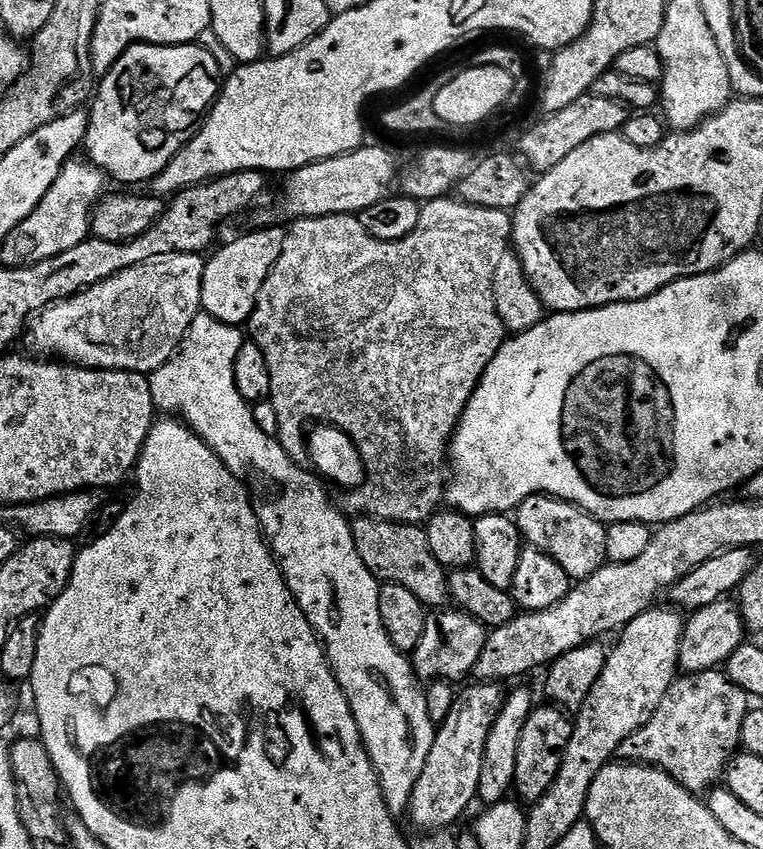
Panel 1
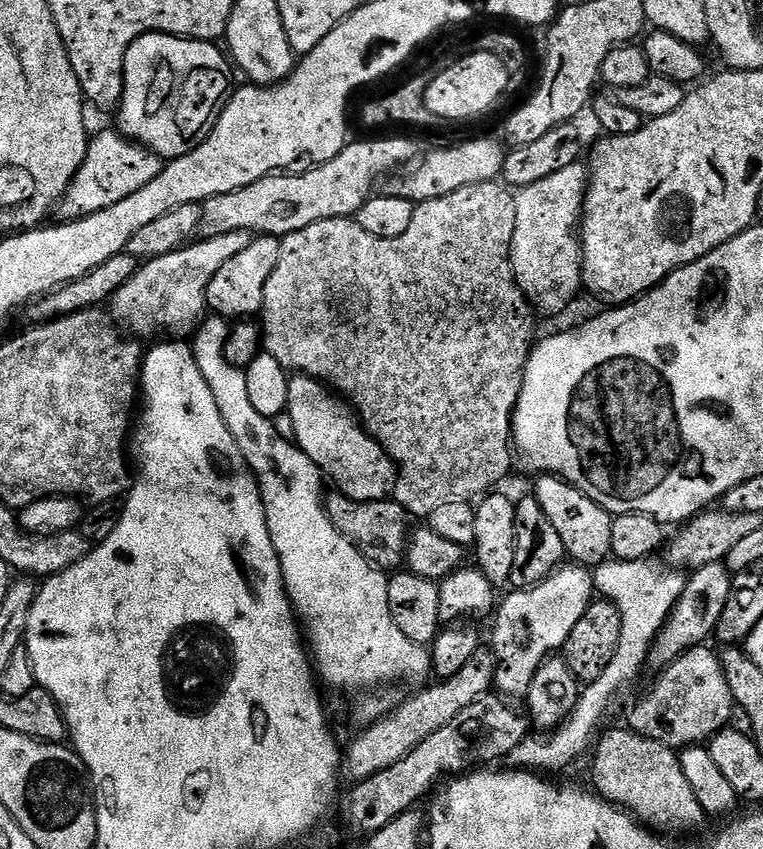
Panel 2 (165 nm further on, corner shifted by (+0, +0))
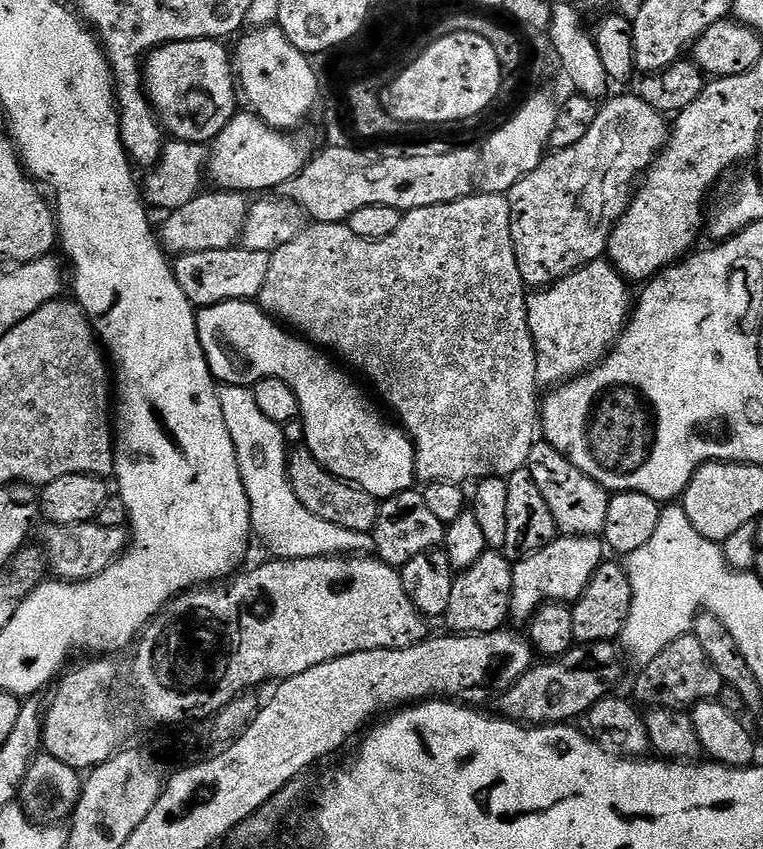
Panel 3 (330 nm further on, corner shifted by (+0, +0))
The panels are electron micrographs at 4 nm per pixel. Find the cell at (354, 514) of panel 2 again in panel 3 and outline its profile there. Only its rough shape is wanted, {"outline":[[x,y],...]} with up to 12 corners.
{"outline":[[300,446],[288,481],[334,526],[368,534],[381,501],[330,474]]}

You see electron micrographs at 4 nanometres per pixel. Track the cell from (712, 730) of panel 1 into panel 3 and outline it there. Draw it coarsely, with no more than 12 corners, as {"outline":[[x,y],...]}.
{"outline":[[691,634],[636,674],[635,699],[688,710],[726,687]]}

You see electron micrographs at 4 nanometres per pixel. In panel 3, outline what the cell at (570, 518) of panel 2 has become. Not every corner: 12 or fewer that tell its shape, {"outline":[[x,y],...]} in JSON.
{"outline":[[538,442],[526,467],[557,533],[599,537],[610,493]]}

